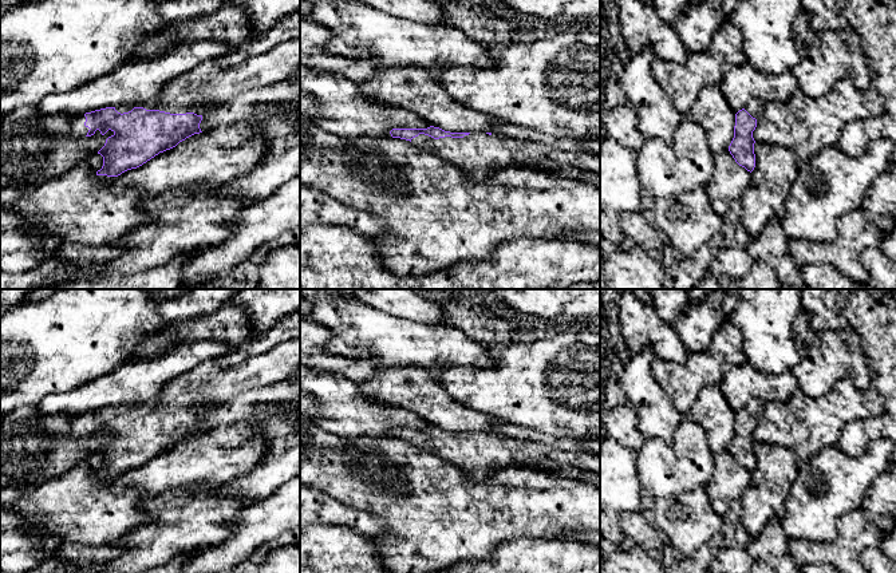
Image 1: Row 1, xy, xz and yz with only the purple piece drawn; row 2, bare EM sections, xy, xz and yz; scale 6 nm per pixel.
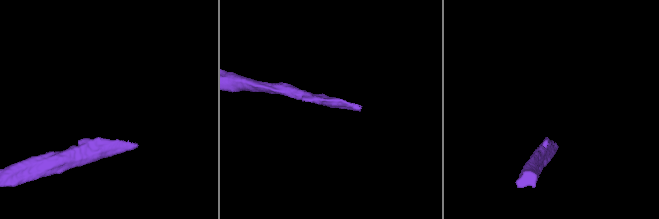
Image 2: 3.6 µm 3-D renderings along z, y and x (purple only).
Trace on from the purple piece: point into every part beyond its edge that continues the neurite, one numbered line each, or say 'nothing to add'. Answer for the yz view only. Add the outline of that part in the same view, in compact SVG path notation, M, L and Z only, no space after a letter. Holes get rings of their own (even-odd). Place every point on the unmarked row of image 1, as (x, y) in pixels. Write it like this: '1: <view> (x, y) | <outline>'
1: yz (754, 407) | M751 399L746 406L745 410L757 420L759 419L762 410L763 410L763 402L758 399Z

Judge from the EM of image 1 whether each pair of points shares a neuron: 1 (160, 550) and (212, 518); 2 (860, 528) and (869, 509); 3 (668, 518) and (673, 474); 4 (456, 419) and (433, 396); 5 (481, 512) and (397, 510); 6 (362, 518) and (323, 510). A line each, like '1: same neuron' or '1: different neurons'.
1: same neuron
2: different neurons
3: different neurons
4: same neuron
5: same neuron
6: same neuron

